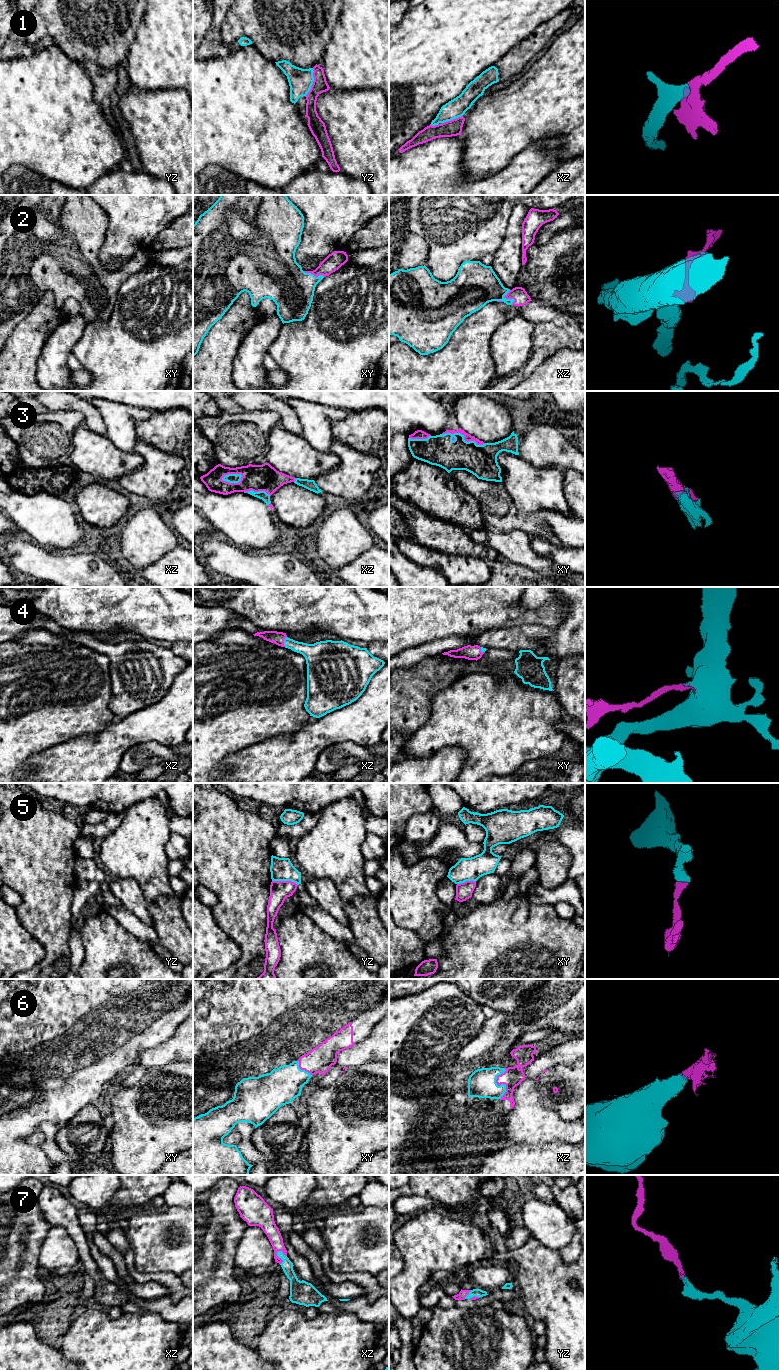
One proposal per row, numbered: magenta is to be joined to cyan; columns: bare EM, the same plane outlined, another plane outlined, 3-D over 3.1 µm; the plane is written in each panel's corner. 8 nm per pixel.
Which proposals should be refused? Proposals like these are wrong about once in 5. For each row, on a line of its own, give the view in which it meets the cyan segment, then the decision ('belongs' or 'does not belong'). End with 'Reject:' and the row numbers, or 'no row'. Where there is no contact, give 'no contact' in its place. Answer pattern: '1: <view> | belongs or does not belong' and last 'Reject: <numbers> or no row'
1: yz | belongs
2: xz | belongs
3: xy | belongs
4: xz | belongs
5: yz | does not belong
6: xz | belongs
7: xz | belongs
Reject: 5

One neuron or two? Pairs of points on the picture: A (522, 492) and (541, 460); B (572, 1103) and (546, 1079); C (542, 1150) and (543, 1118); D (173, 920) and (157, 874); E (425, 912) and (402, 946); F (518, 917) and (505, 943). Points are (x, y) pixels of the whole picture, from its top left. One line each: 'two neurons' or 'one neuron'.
A: two neurons
B: one neuron
C: two neurons
D: two neurons
E: two neurons
F: two neurons

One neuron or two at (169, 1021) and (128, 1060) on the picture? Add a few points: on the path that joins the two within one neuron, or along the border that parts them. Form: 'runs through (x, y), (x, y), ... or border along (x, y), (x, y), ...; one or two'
runs through (158, 1032), (137, 1049); one

